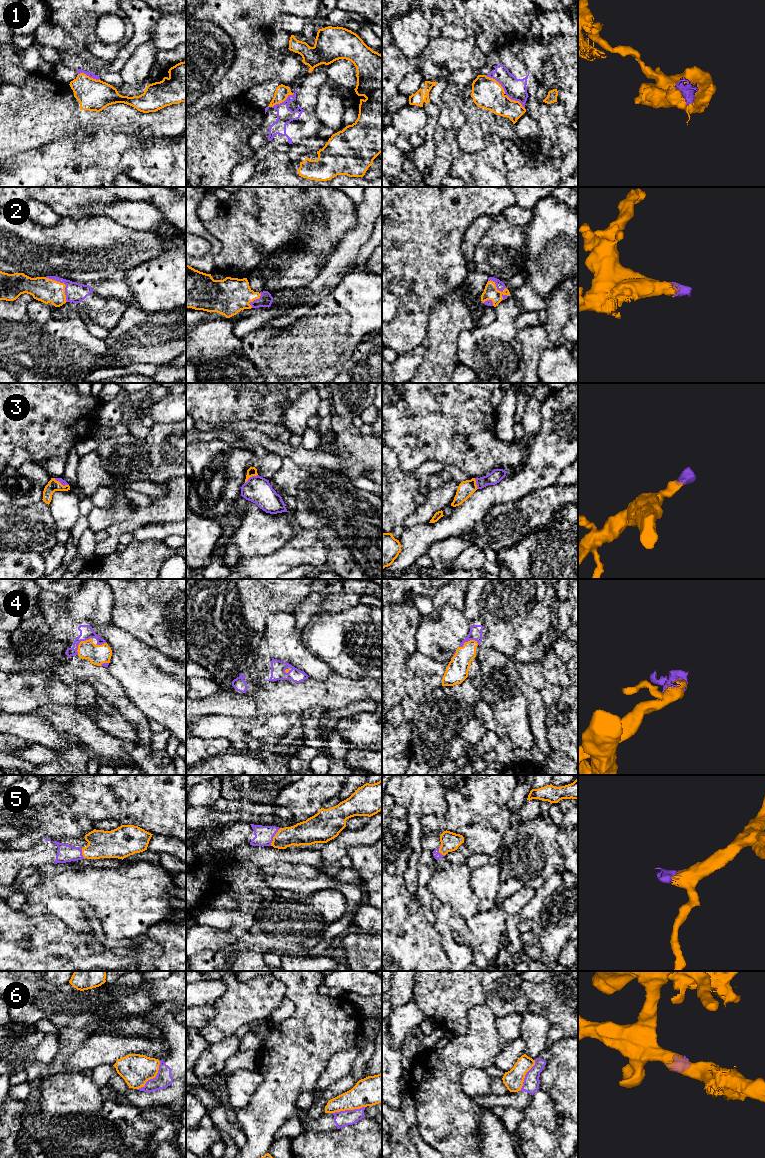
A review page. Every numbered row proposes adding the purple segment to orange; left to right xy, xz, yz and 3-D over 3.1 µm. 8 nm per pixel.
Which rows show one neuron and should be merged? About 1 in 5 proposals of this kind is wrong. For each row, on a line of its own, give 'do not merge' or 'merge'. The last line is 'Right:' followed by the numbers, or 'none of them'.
1: do not merge
2: merge
3: merge
4: merge
5: merge
6: do not merge
Right: 2, 3, 4, 5

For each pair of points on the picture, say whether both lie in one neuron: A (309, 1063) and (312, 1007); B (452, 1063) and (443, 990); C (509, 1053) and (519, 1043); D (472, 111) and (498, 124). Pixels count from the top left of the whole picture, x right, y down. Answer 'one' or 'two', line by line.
A: one
B: two
C: one
D: one

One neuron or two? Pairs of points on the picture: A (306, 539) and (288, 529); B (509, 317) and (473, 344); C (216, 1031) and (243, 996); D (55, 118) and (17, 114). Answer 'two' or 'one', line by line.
A: two
B: one
C: one
D: one

